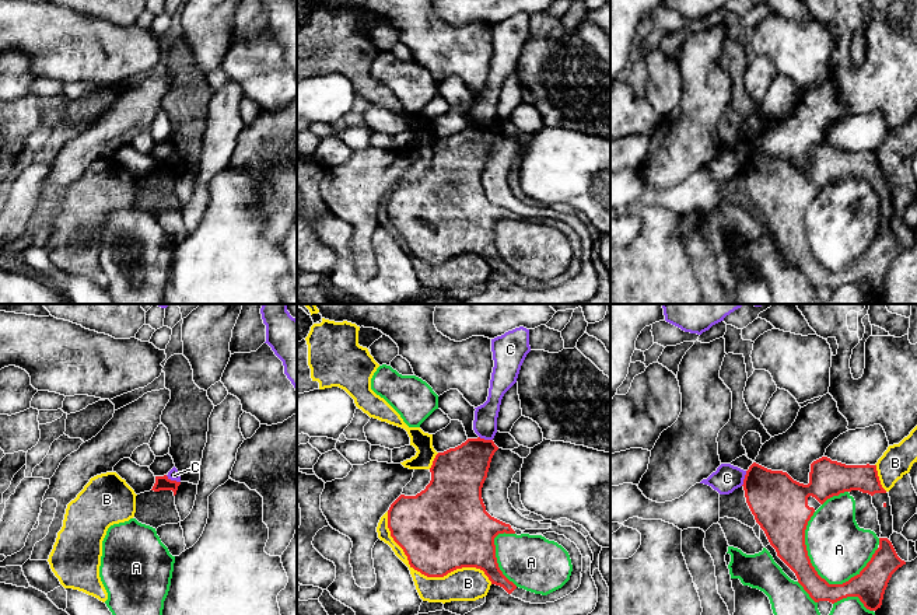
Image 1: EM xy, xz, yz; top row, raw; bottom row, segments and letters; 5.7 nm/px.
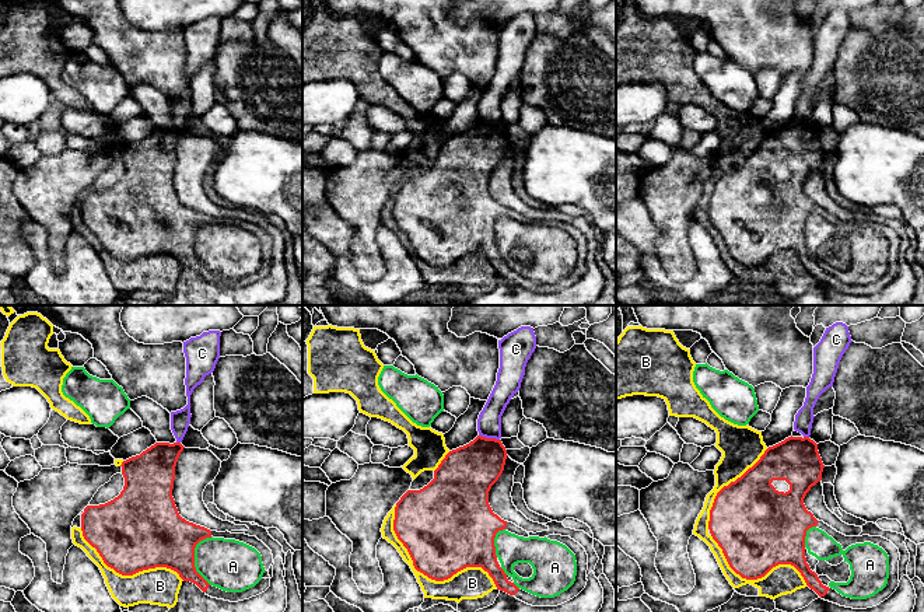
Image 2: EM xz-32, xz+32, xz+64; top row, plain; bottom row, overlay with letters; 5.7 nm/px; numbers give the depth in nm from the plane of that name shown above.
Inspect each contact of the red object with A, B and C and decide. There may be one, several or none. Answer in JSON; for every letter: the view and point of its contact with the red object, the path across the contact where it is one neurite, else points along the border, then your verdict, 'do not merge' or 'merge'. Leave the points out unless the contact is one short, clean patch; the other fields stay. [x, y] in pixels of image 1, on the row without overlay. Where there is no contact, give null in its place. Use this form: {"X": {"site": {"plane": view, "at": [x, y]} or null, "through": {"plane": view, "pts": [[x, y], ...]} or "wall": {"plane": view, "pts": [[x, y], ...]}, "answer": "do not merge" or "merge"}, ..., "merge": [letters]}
{"A": {"site": {"plane": "yz", "at": [807, 241]}, "answer": "do not merge"}, "B": {"site": {"plane": "xz", "at": [426, 261]}, "answer": "do not merge"}, "C": {"site": {"plane": "xy", "at": [172, 167]}, "wall": {"plane": "xy", "pts": [[165, 161], [179, 168]]}, "answer": "do not merge"}, "merge": []}

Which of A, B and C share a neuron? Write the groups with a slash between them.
A / B / C

